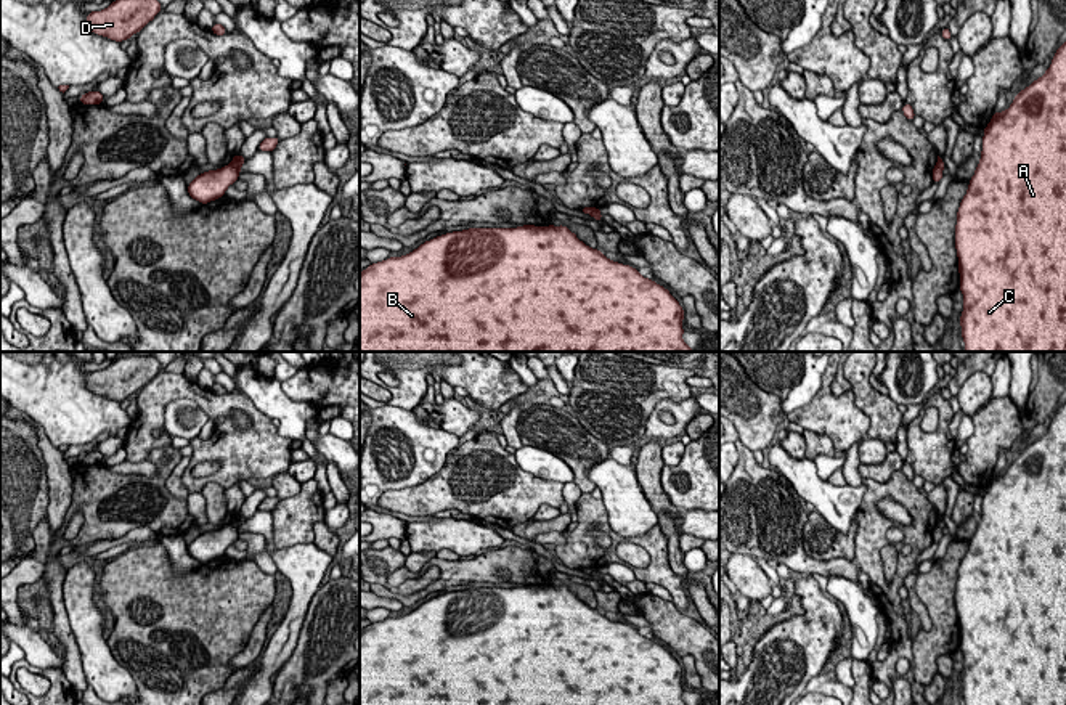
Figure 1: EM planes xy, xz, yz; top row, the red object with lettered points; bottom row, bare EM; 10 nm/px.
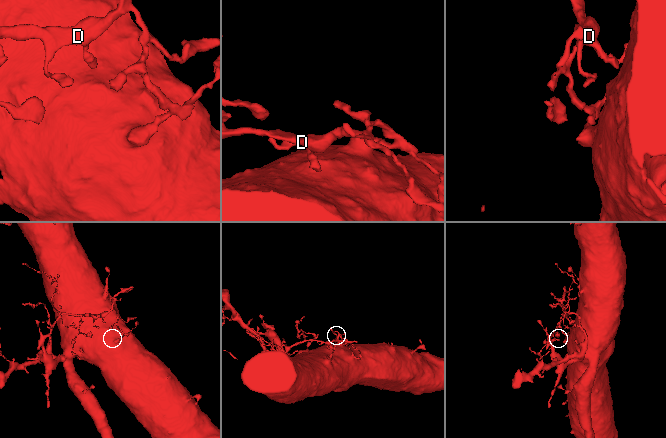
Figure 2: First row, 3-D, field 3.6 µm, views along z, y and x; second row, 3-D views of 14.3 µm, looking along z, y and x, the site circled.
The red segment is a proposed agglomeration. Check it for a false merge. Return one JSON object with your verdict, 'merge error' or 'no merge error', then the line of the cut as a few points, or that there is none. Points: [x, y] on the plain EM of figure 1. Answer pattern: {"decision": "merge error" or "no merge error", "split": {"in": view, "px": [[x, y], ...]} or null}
{"decision": "merge error", "split": {"in": "xy", "px": [[230, 524], [240, 530]]}}

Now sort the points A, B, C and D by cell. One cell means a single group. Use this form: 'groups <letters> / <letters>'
groups A B C / D

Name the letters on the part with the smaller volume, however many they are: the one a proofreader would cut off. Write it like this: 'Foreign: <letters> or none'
Foreign: D

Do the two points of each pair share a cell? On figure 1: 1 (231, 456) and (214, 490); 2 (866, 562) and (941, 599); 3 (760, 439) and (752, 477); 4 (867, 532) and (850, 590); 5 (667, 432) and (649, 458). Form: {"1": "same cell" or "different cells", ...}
{"1": "different cells", "2": "different cells", "3": "different cells", "4": "different cells", "5": "different cells"}

